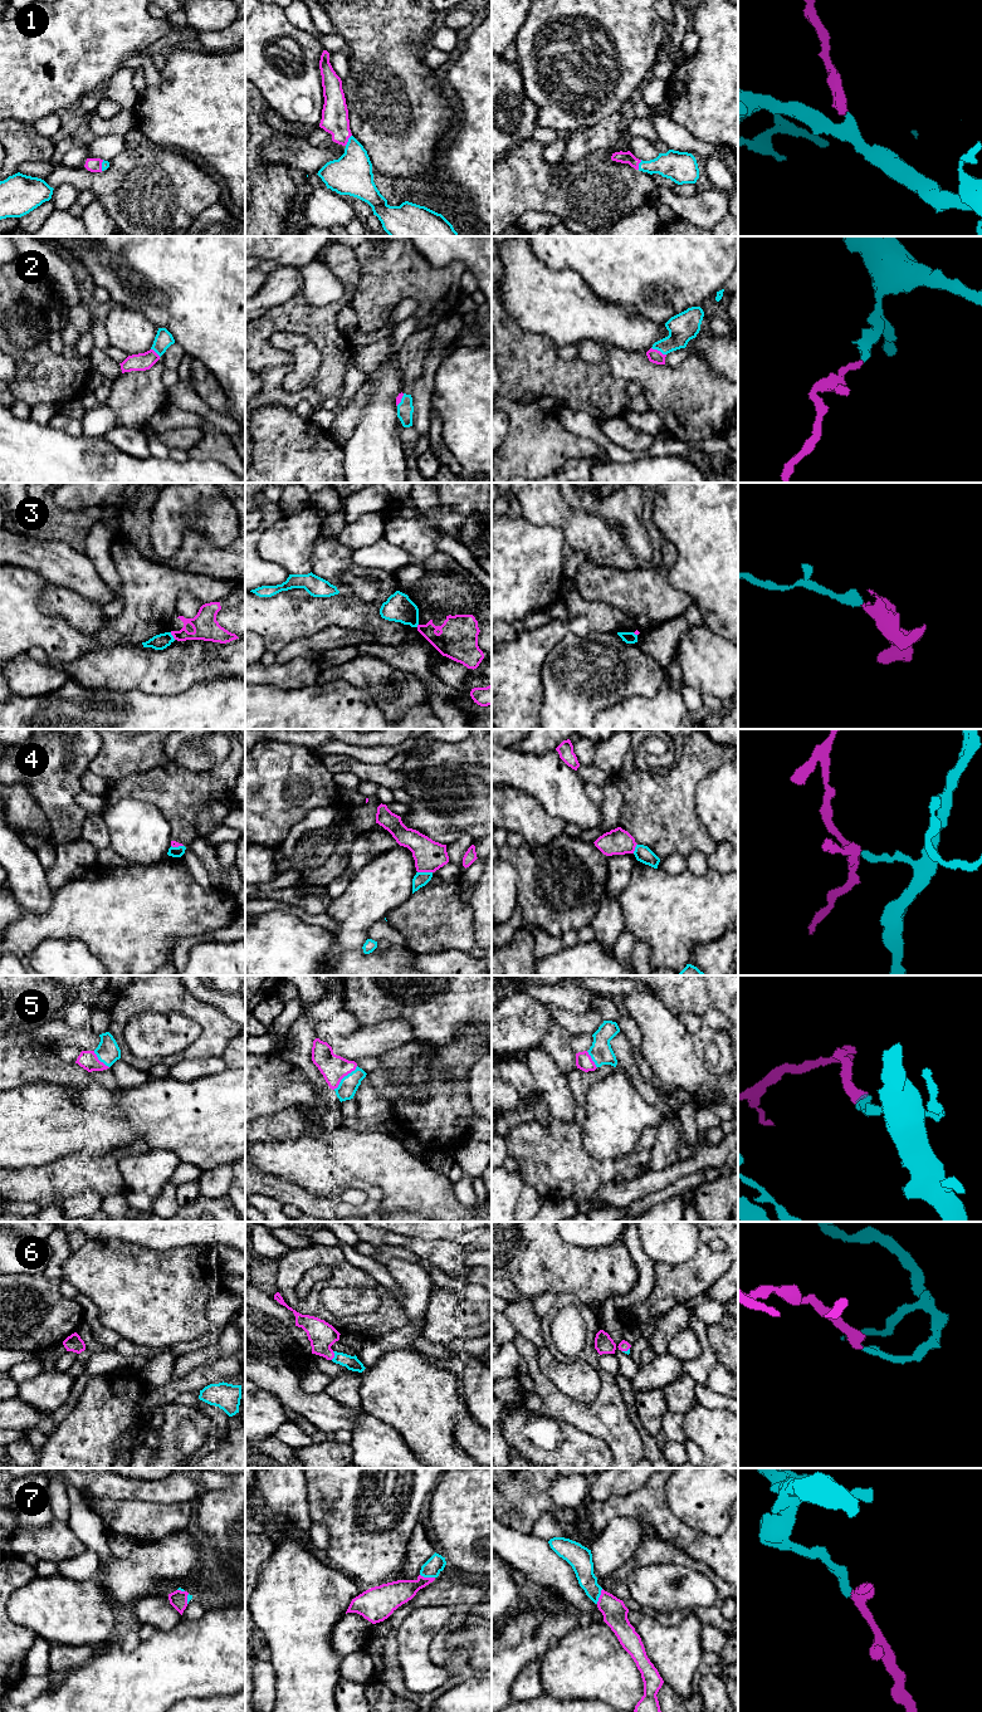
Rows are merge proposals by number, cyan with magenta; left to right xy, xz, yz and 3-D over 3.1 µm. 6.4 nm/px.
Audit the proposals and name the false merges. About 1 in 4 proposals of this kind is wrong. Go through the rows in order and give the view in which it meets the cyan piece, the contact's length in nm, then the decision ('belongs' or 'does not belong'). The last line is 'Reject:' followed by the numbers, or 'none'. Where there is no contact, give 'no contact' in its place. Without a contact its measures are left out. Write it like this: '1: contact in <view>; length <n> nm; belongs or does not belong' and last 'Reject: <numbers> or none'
1: contact in xz; length 80 nm; belongs
2: contact in yz; length 110 nm; belongs
3: contact in xy; length 60 nm; does not belong
4: contact in xz; length 100 nm; does not belong
5: contact in xz; length 220 nm; belongs
6: contact in xz; length 60 nm; belongs
7: contact in xz; length 100 nm; belongs
Reject: 3, 4

